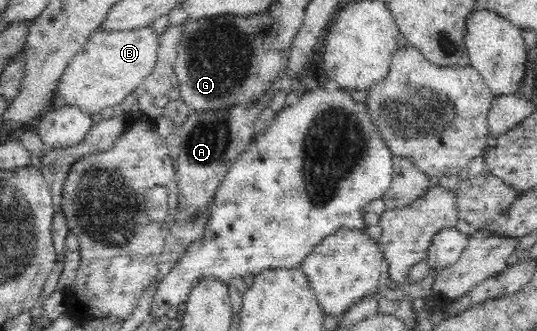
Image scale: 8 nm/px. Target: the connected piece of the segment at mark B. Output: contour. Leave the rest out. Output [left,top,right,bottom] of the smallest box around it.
[56,25,160,113]

